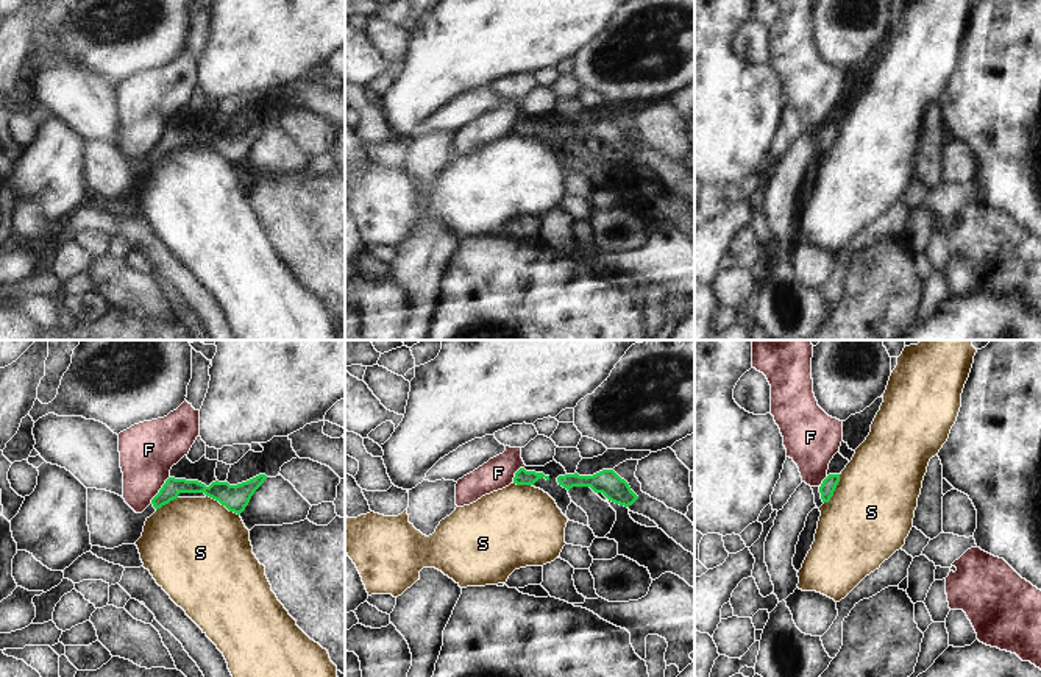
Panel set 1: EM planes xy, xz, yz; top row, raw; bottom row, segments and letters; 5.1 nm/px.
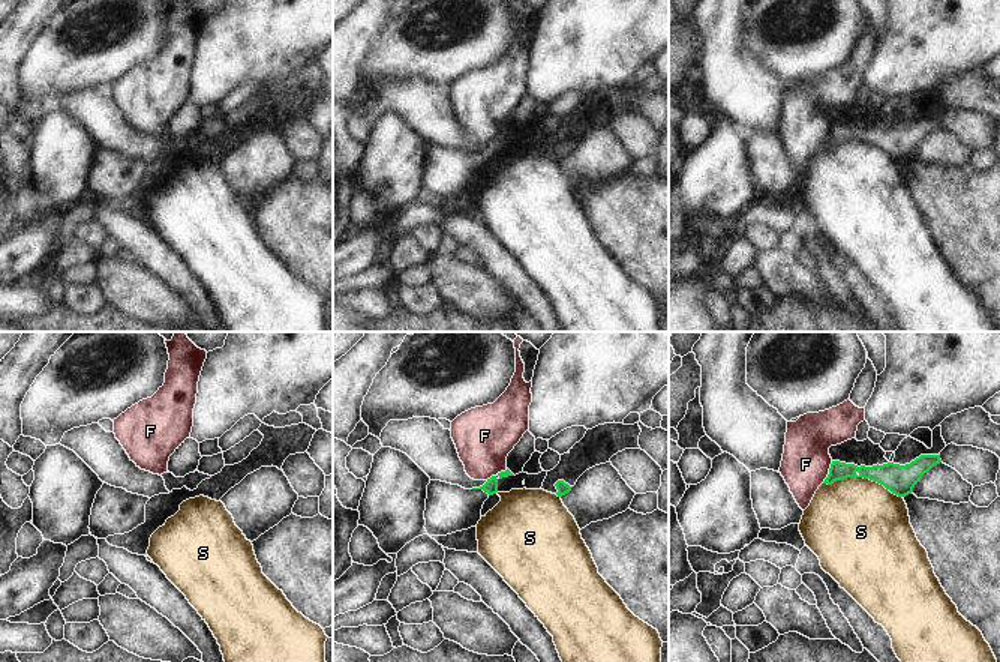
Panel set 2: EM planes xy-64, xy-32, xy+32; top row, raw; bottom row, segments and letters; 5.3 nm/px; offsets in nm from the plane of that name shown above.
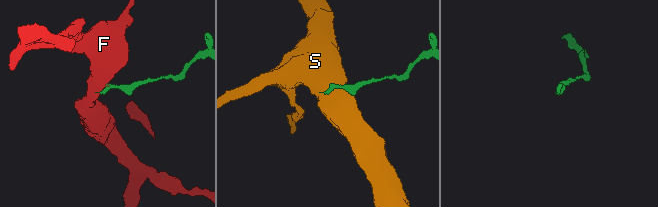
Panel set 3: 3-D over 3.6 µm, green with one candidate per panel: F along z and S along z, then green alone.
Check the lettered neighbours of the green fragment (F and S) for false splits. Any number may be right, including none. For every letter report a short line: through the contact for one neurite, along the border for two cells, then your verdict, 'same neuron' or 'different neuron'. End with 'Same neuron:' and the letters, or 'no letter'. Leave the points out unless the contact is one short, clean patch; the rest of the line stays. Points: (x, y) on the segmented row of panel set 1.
F: xy (169, 476), (150, 503) | different neuron
S: xy (206, 495), (239, 515) | different neuron
Same neuron: no letter

